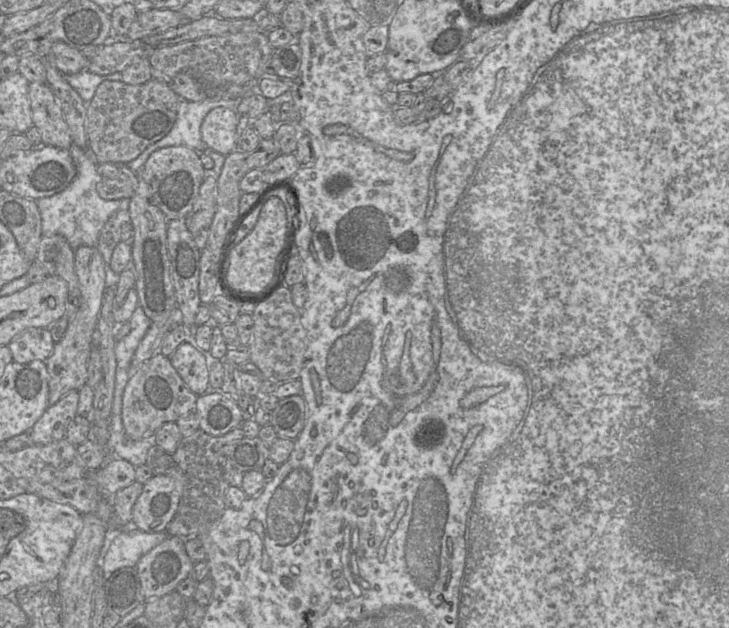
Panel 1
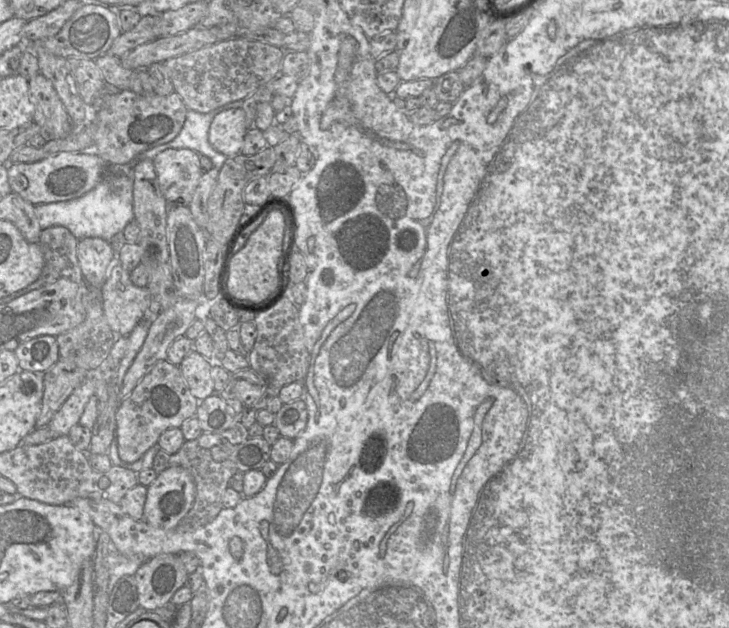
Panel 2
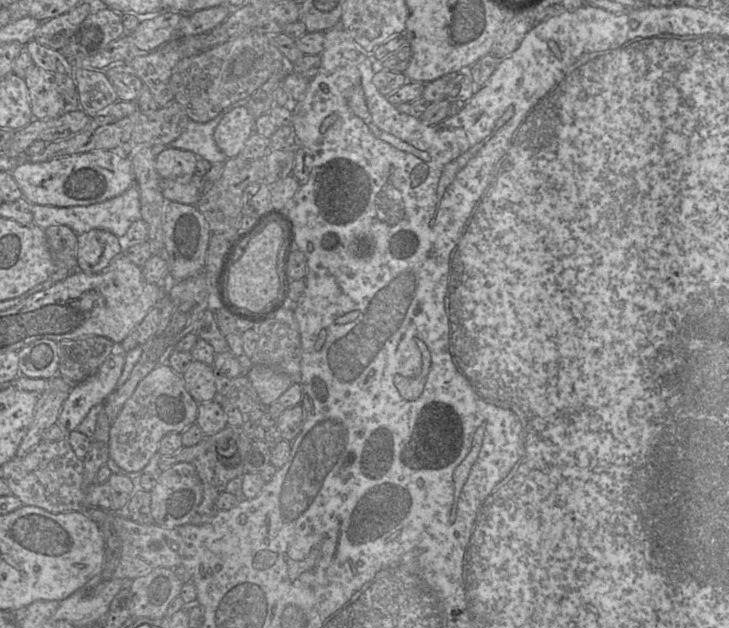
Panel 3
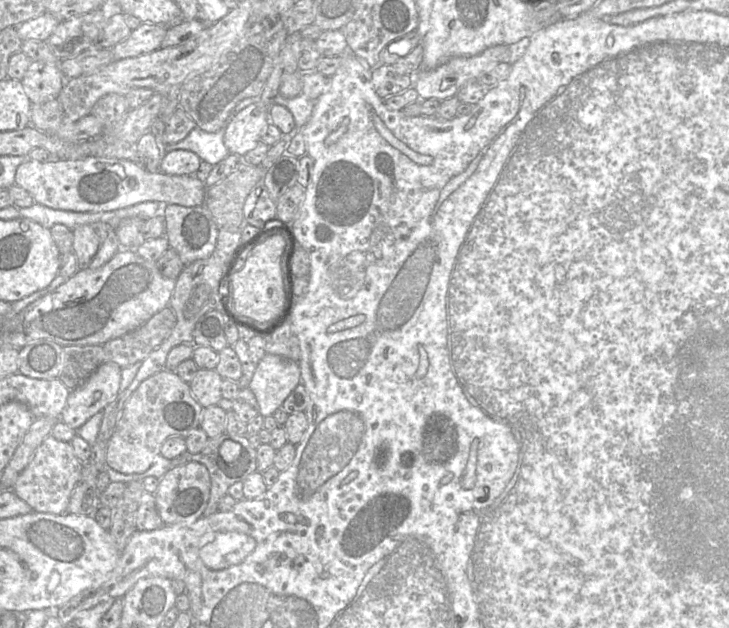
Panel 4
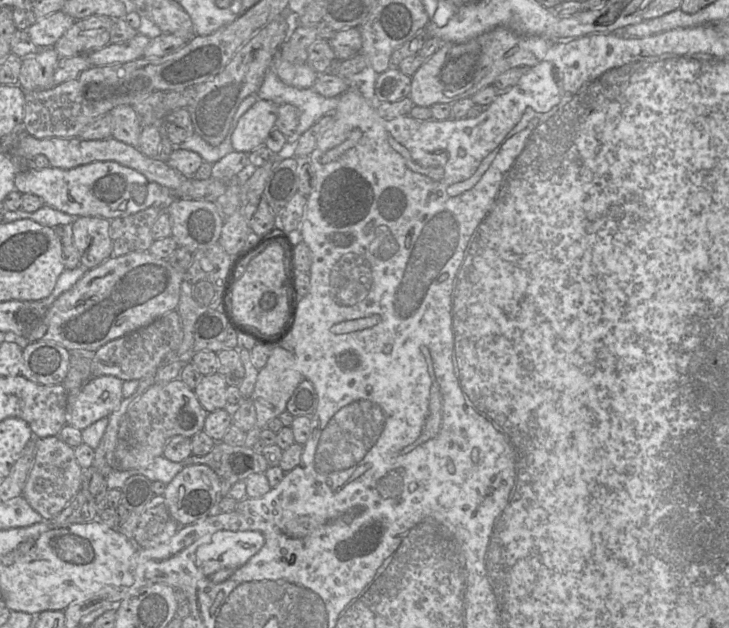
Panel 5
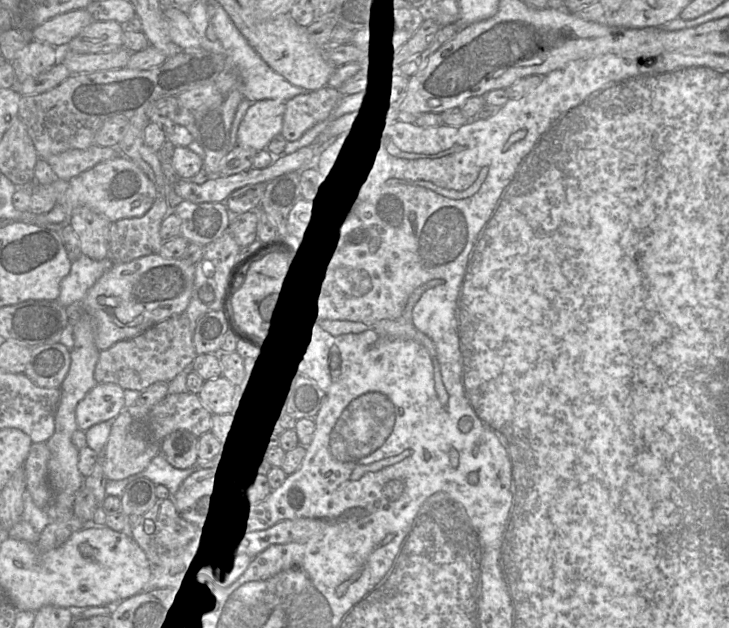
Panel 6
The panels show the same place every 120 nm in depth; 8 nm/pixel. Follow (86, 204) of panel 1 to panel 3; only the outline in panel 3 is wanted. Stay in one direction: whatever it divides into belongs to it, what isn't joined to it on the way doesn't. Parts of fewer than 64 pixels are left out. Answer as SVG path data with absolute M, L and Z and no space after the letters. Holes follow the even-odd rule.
M132 184L124 193L109 200L88 205L55 207L33 204L31 206L33 223L45 230L50 226L68 226L77 235L92 229L102 229L111 232L116 237L123 237L132 223L141 219L140 196L137 184Z

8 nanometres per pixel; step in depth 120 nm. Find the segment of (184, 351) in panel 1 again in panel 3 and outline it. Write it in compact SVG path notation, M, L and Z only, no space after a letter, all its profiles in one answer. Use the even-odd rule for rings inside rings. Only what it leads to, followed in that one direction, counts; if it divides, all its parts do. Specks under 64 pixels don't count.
M194 360L182 375L187 391L198 404L212 401L217 395L215 375L213 365L197 360Z

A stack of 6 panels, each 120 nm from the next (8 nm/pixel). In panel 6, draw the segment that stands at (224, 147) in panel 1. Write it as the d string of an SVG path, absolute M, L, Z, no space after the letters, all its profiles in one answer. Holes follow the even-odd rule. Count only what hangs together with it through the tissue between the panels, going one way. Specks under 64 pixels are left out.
M260 100L253 102L244 115L237 134L237 144L259 152L281 134L285 102Z

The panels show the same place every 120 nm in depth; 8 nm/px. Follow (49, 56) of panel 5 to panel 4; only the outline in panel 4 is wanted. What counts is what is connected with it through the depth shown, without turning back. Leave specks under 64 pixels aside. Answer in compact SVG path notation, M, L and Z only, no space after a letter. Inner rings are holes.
M32 61L21 80L24 92L32 104L54 99L65 82L60 68L45 61Z

